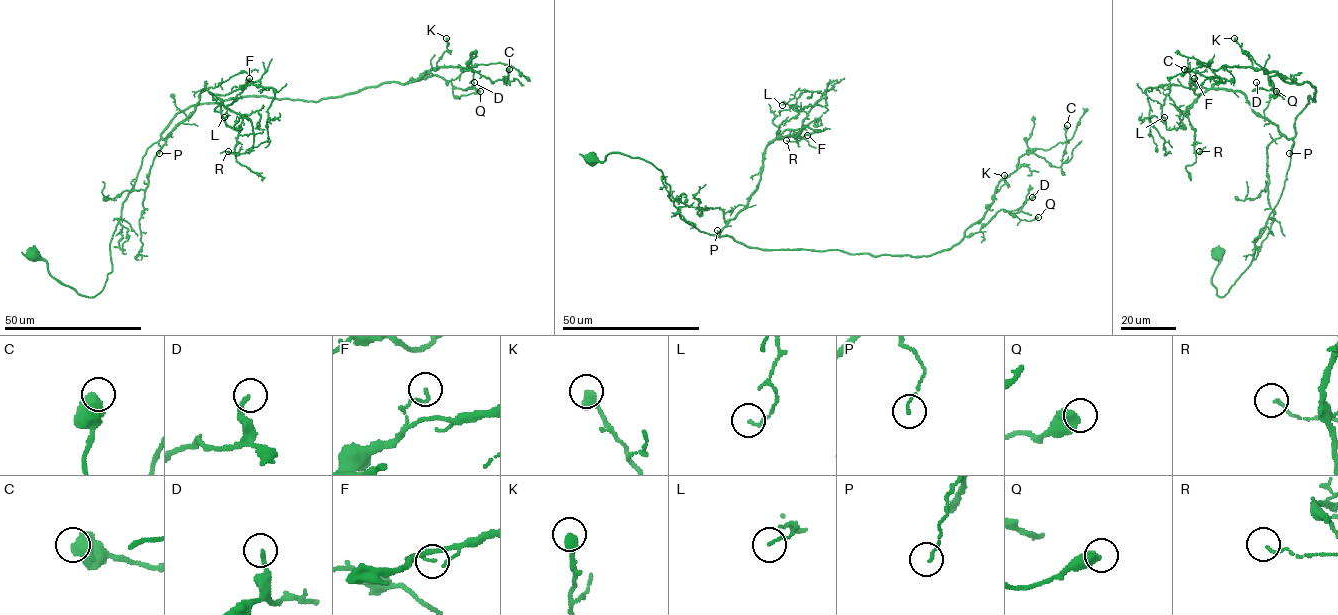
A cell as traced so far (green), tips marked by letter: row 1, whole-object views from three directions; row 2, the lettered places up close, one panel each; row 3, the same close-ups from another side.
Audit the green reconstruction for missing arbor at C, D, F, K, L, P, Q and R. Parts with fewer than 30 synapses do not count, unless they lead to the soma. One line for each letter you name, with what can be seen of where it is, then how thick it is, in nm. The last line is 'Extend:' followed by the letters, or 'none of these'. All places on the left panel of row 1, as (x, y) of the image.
Extend: none of these

